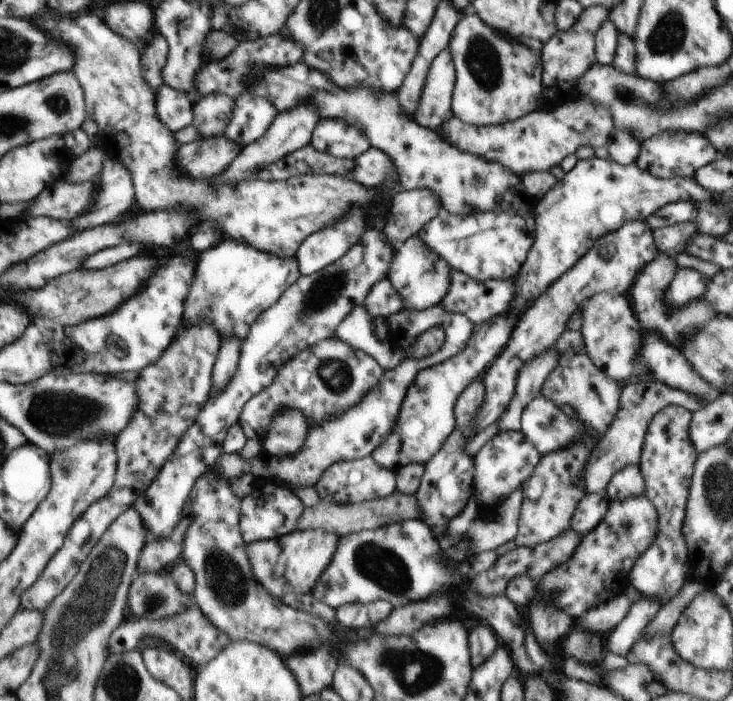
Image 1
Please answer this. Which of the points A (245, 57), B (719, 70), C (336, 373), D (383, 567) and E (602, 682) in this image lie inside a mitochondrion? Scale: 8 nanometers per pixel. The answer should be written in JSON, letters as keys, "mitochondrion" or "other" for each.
{"A":"other","B":"other","C":"mitochondrion","D":"mitochondrion","E":"other"}

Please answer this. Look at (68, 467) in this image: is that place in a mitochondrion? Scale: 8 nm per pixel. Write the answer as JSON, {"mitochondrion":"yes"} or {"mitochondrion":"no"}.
{"mitochondrion":"yes"}

